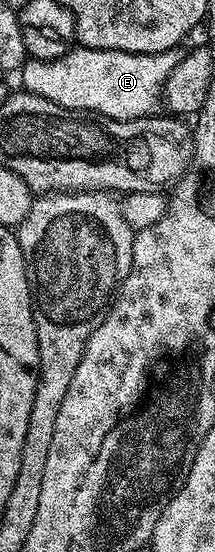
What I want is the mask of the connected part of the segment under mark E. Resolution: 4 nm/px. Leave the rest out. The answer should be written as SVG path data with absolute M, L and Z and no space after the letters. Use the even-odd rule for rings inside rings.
M72 47L68 53L52 61L24 61L22 88L66 109L98 115L109 121L132 121L148 116L154 110L151 108L155 101L157 105L165 79L179 58L180 54L175 49L167 49L163 53L126 53Z

